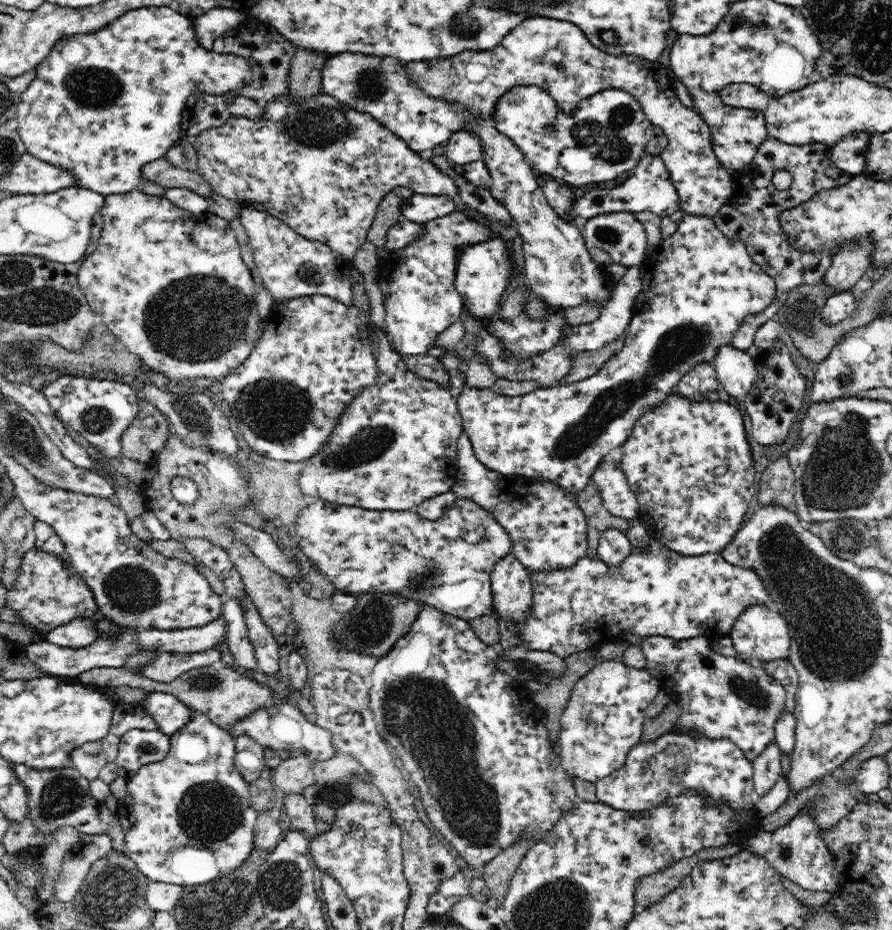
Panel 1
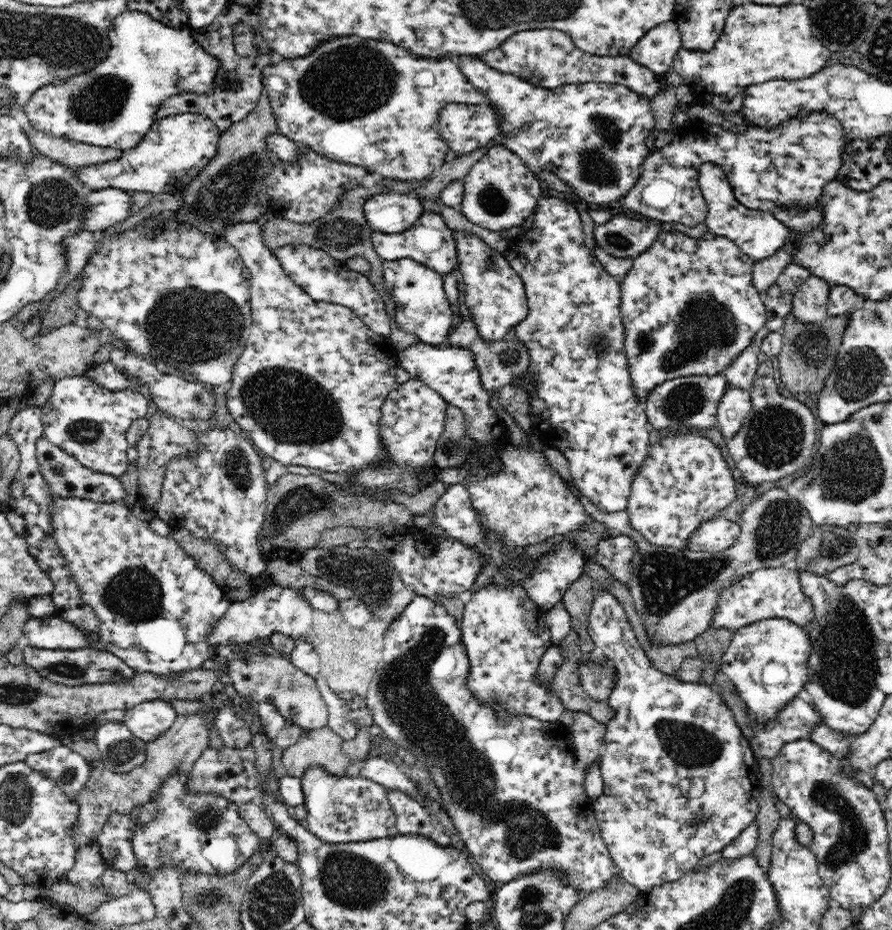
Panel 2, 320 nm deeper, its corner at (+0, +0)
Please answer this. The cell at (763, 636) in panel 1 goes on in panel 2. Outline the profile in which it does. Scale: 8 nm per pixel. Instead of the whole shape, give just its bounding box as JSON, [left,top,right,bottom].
[719,619,812,721]

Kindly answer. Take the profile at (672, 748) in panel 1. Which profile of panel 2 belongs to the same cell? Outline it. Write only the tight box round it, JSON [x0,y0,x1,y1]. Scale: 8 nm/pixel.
[587,589,763,892]

